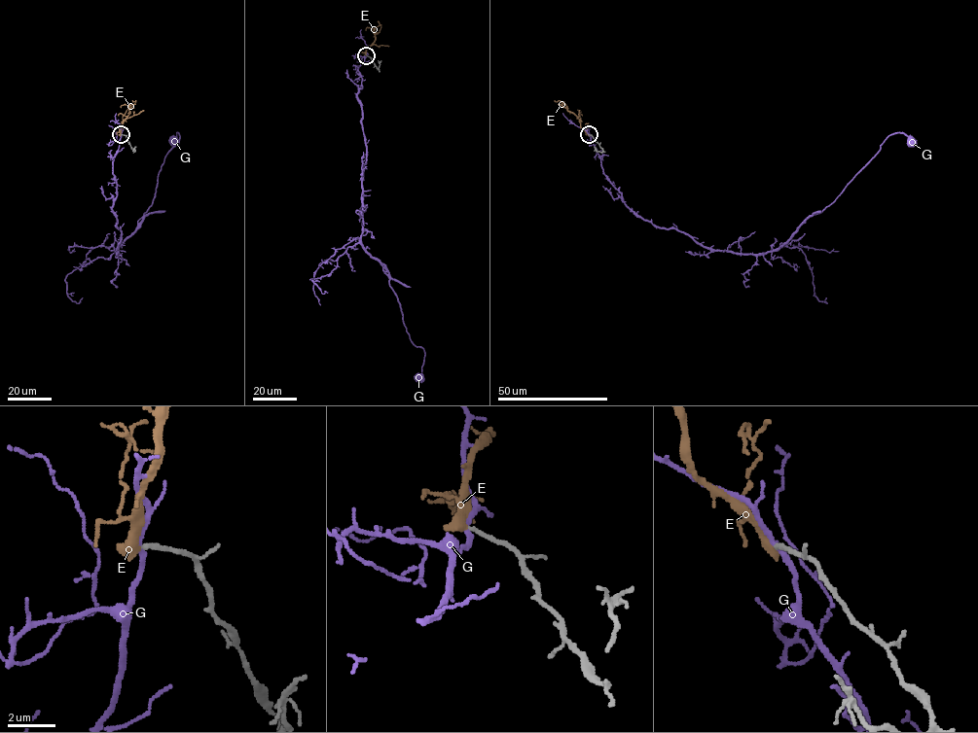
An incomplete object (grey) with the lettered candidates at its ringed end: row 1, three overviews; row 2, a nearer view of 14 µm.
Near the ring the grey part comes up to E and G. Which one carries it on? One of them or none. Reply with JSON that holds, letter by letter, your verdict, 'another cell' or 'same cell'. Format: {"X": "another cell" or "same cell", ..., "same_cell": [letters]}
{"E": "same cell", "G": "another cell", "same_cell": ["E"]}

